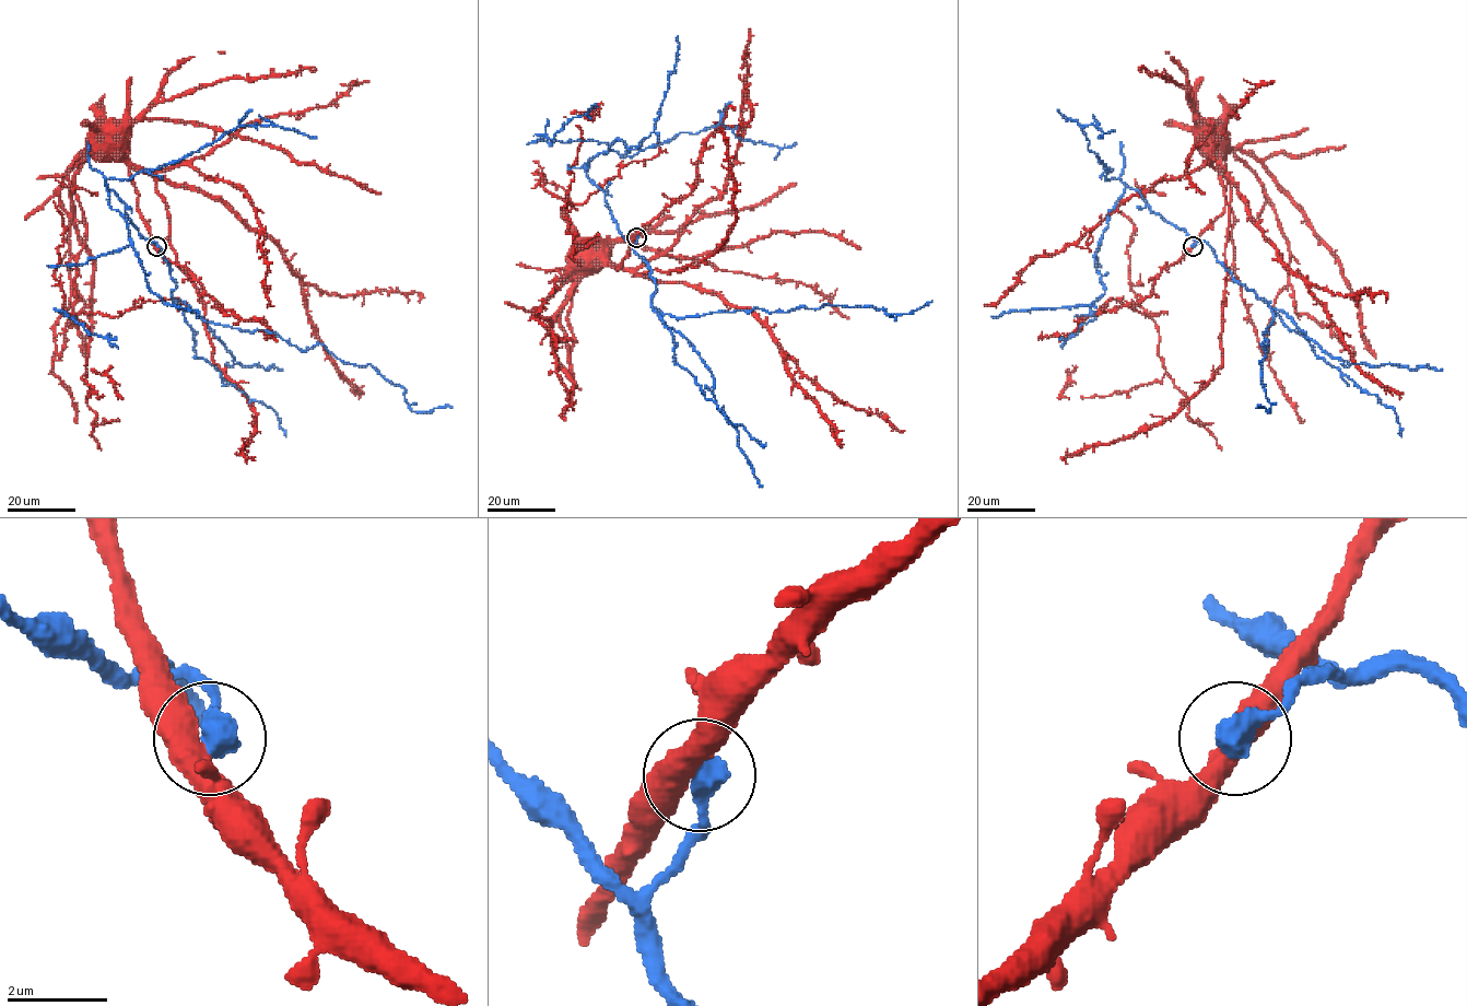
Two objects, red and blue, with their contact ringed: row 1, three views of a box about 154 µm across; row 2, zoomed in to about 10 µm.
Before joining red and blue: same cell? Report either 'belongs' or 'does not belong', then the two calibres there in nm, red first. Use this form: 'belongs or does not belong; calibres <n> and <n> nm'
belongs; calibres 500 and 550 nm

